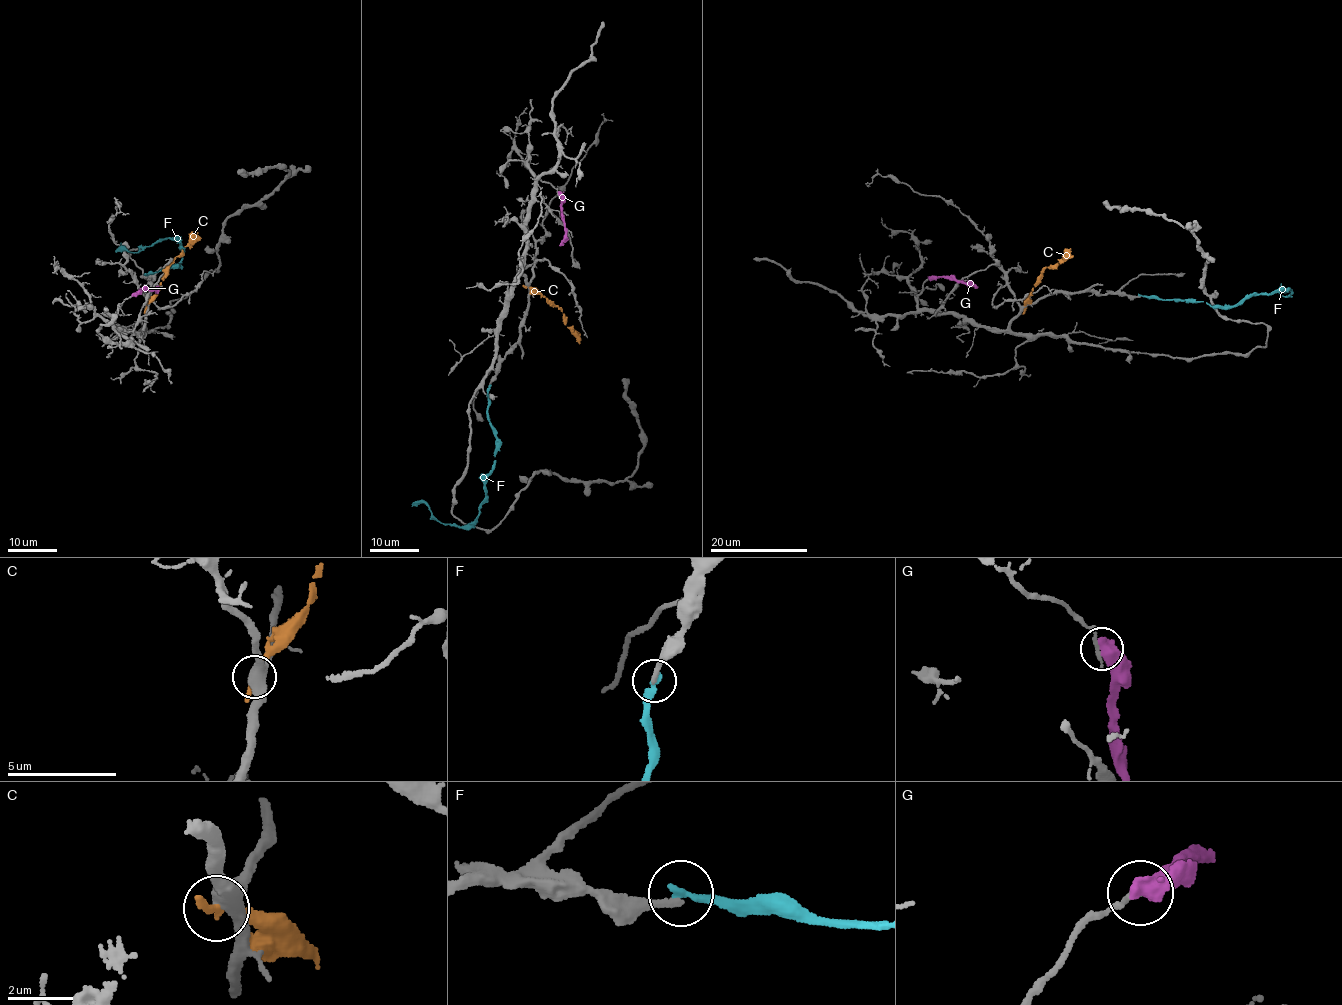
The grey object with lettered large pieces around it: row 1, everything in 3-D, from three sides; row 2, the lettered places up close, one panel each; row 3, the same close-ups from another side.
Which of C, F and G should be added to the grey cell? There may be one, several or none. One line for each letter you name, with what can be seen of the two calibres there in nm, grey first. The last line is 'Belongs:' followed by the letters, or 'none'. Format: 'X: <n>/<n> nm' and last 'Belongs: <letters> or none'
Belongs: none

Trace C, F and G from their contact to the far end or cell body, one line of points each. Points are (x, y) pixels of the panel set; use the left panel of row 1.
C: (146, 308), (175, 257), (181, 254), (188, 244), (201, 238)
F: (145, 274), (182, 265), (179, 266), (183, 258), (182, 245), (177, 240), (164, 239), (136, 252), (116, 251)
G: (133, 295), (143, 288), (157, 288), (155, 292)

